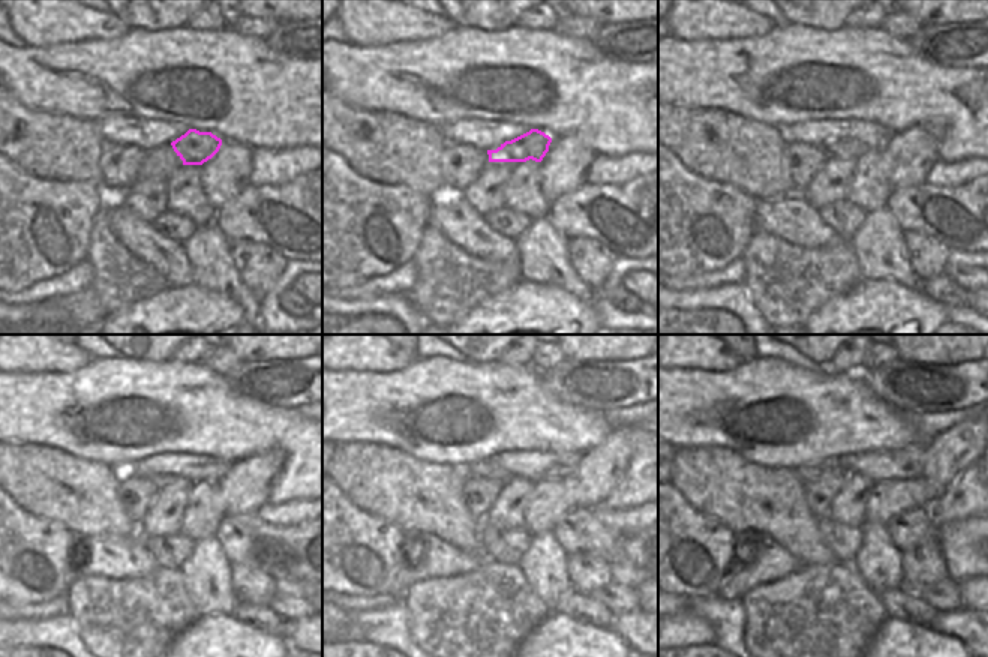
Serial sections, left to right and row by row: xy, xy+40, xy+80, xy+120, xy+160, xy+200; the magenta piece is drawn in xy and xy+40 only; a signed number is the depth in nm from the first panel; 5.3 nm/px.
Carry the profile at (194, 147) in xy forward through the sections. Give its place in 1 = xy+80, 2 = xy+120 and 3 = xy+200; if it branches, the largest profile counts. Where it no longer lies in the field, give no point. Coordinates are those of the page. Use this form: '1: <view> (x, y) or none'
1: xy+80 (846, 147)
2: xy+120 (162, 480)
3: xy+200 (807, 473)

